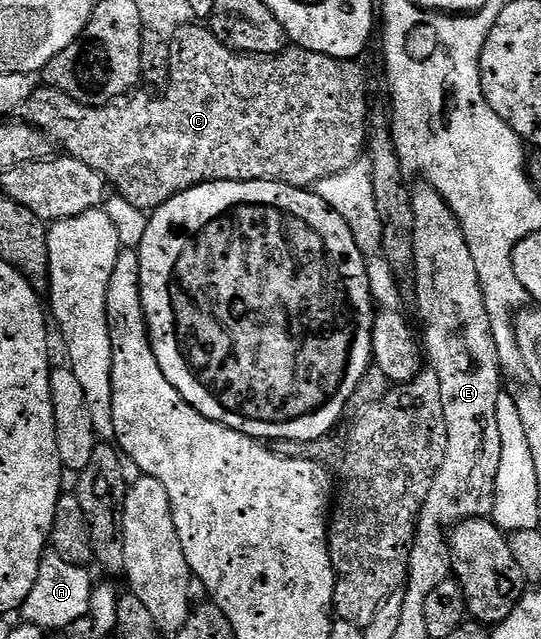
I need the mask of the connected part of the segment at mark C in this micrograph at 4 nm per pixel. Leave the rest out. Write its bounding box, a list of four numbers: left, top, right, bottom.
[26,24,370,212]

